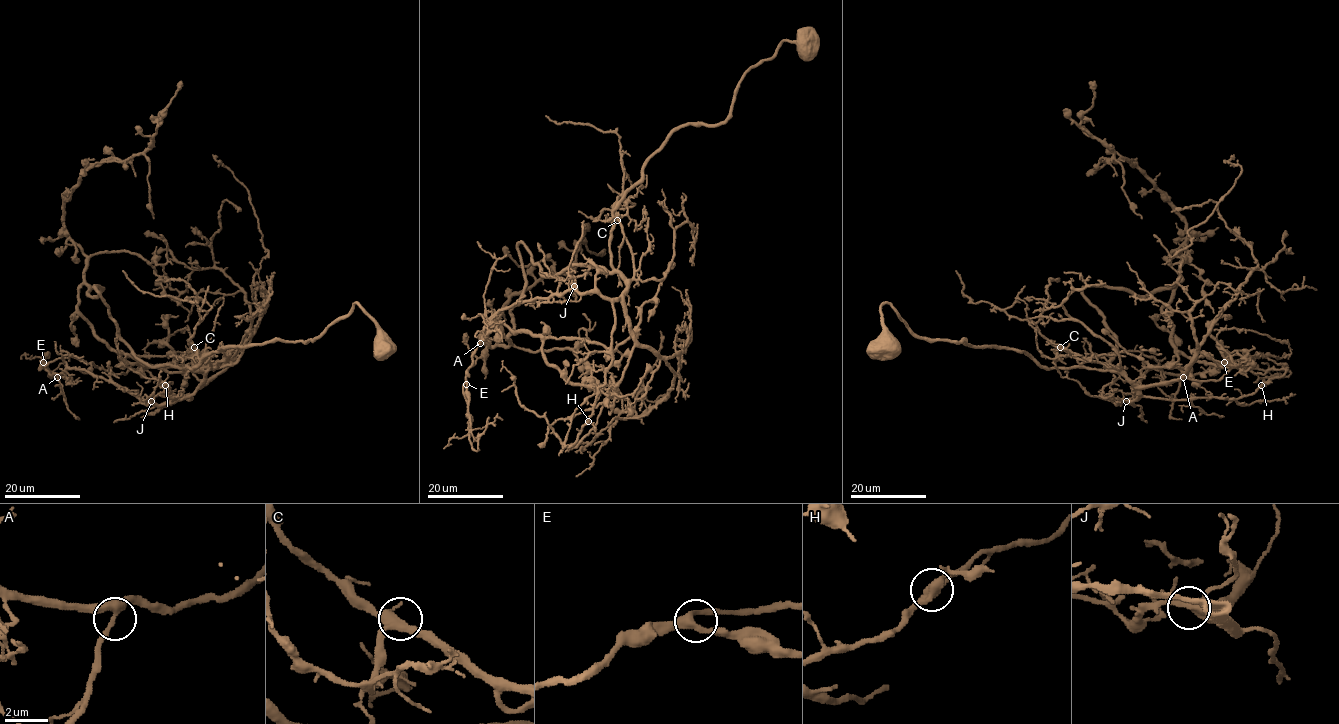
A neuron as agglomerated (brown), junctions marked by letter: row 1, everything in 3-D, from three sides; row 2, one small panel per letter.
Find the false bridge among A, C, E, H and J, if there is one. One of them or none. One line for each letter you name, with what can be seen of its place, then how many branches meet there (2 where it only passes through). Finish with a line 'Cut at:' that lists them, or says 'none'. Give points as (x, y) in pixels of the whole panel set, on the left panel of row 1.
Cut at: none

